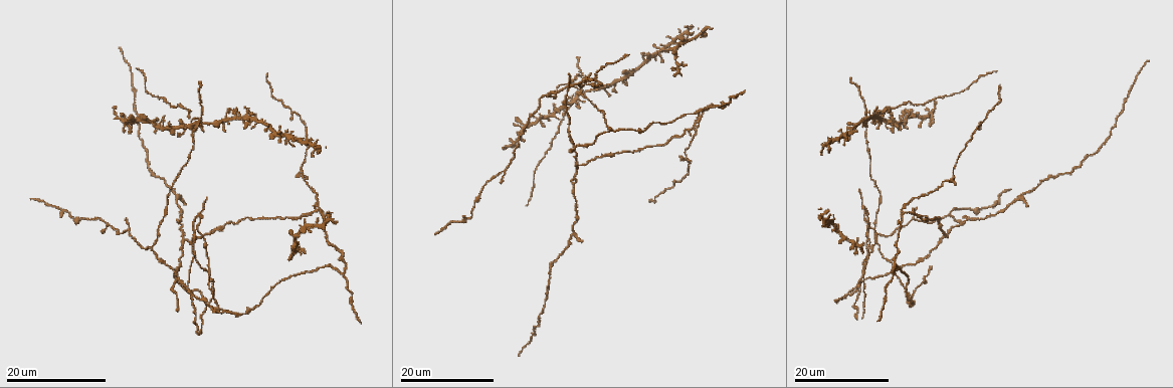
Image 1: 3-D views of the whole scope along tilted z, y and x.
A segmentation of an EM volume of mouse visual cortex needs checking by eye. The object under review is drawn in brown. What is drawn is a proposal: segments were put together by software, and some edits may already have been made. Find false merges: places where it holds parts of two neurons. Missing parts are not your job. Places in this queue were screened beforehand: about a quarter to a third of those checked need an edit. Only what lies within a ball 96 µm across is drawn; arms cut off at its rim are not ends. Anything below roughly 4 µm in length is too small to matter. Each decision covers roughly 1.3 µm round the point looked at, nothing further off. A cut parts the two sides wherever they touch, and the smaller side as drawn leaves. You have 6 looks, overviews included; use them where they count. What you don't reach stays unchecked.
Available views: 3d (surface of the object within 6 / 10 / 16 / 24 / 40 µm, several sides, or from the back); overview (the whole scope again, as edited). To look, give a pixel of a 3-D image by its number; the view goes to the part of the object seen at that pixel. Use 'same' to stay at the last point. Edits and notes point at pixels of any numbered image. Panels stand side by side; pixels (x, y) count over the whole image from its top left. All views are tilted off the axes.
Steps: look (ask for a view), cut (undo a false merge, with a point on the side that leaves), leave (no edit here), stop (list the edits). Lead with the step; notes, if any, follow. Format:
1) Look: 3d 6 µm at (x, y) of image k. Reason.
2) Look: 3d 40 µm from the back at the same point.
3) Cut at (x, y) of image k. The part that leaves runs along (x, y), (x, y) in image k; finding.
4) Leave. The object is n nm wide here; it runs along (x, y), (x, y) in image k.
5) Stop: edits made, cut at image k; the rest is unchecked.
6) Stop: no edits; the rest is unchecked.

Look: 3d 24 µm at (469, 218) of image 1. Sudden change in width.

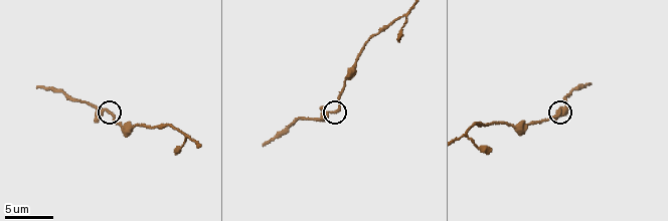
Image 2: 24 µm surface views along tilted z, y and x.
Look: 3d 6 µm at (561, 112) of image 2. Zoom in.

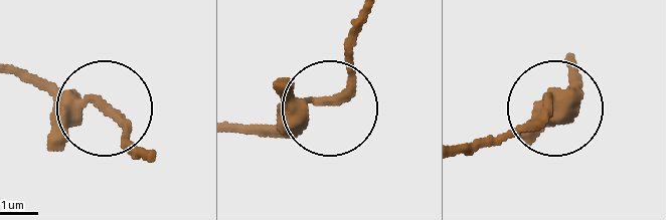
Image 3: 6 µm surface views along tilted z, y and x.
Leave. The object is 240 nm wide here; it runs along (460, 153), (544, 123), (576, 66) in image 3; all the same neuron.

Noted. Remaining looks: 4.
Look: 3d 16 µm at (893, 108) of image 1. Side arm on a straight run.

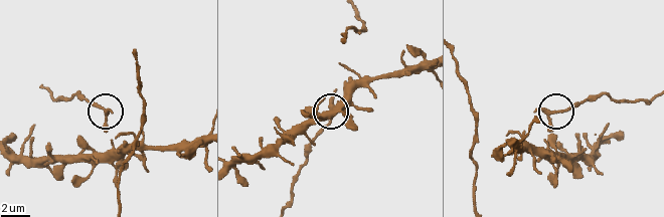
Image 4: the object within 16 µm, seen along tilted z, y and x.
Look: 3d 6 µm at (106, 111) of image 4. Zoom in.

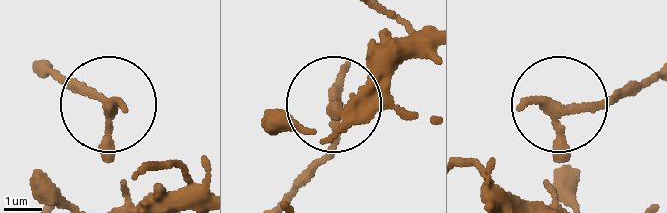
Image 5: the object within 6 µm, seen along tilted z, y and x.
Leave. Continuous, no second neuron.

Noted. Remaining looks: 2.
Stop: no edits; the rest is unchecked.

